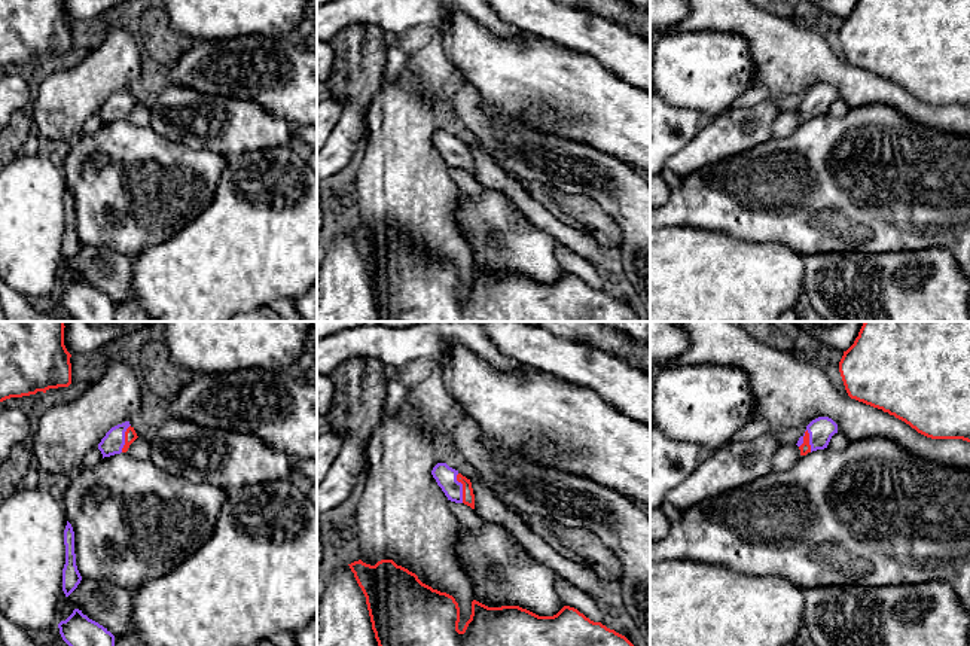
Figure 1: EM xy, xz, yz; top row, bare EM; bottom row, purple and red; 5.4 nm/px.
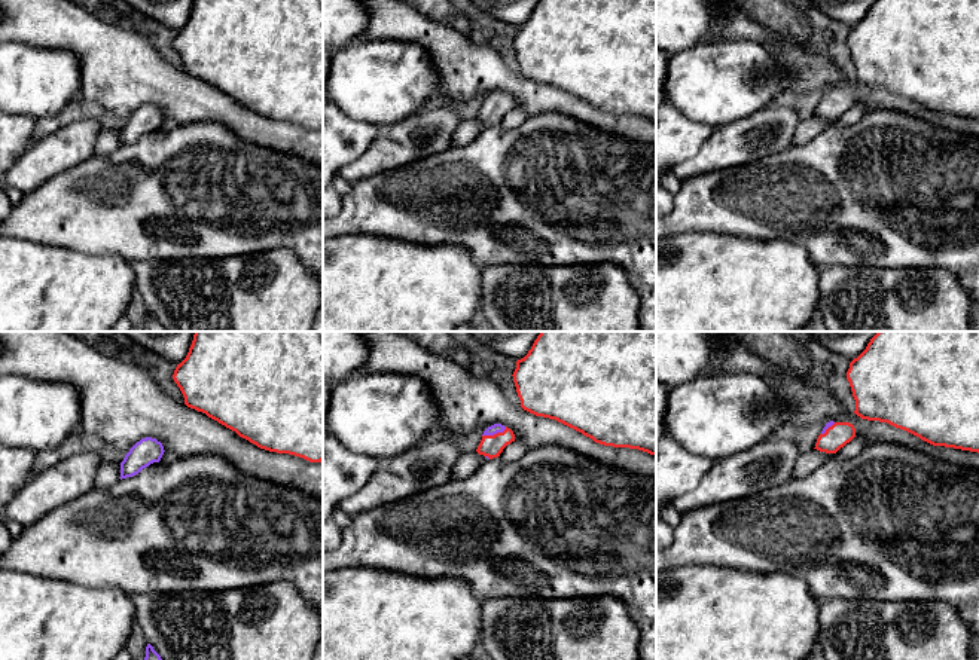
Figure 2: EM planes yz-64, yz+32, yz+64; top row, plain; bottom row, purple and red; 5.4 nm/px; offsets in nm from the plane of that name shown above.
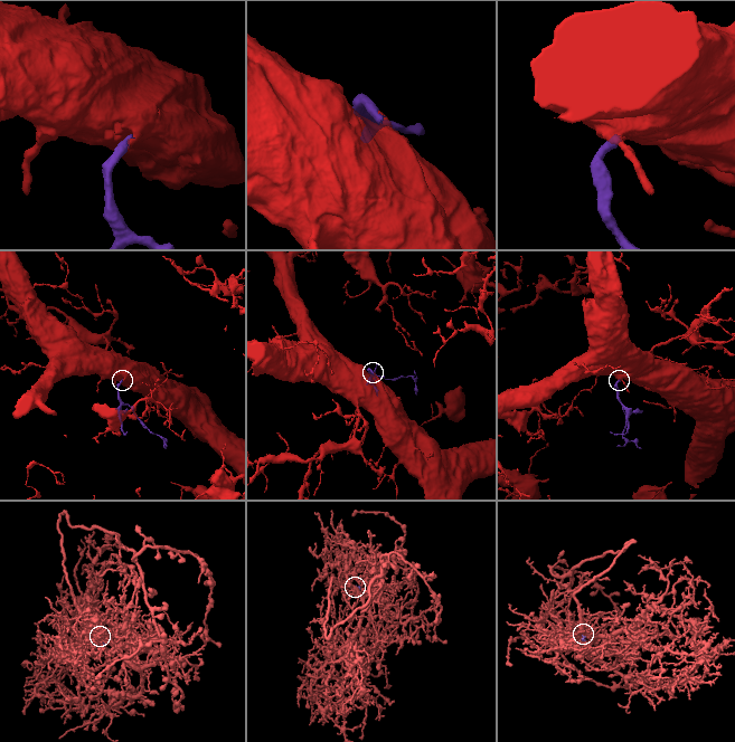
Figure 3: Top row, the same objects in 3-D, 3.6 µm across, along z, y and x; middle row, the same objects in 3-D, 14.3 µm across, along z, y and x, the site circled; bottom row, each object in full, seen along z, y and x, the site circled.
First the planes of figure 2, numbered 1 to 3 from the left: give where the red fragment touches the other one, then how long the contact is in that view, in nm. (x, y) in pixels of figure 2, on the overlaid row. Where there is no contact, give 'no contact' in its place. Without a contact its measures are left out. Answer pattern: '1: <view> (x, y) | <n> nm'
1: no contact
2: yz+32 (494, 433) | 140 nm
3: yz+64 (827, 427) | 100 nm

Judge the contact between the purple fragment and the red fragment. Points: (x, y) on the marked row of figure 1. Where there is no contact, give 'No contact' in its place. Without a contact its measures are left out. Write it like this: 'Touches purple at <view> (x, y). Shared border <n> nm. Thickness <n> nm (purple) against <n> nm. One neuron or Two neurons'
Touches purple at yz (810, 441). Shared border 130 nm. Thickness 140 nm (purple) against 60 nm. One neuron

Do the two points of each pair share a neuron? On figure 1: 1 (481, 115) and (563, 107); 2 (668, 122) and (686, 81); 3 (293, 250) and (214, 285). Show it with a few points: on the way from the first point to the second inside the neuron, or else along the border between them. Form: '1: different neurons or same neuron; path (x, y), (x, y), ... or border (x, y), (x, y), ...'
1: different neurons; border (478, 91), (485, 103), (536, 130)
2: different neurons; border (665, 100), (682, 107), (691, 107), (701, 115)
3: same neuron; path (274, 250), (249, 250), (234, 265)

